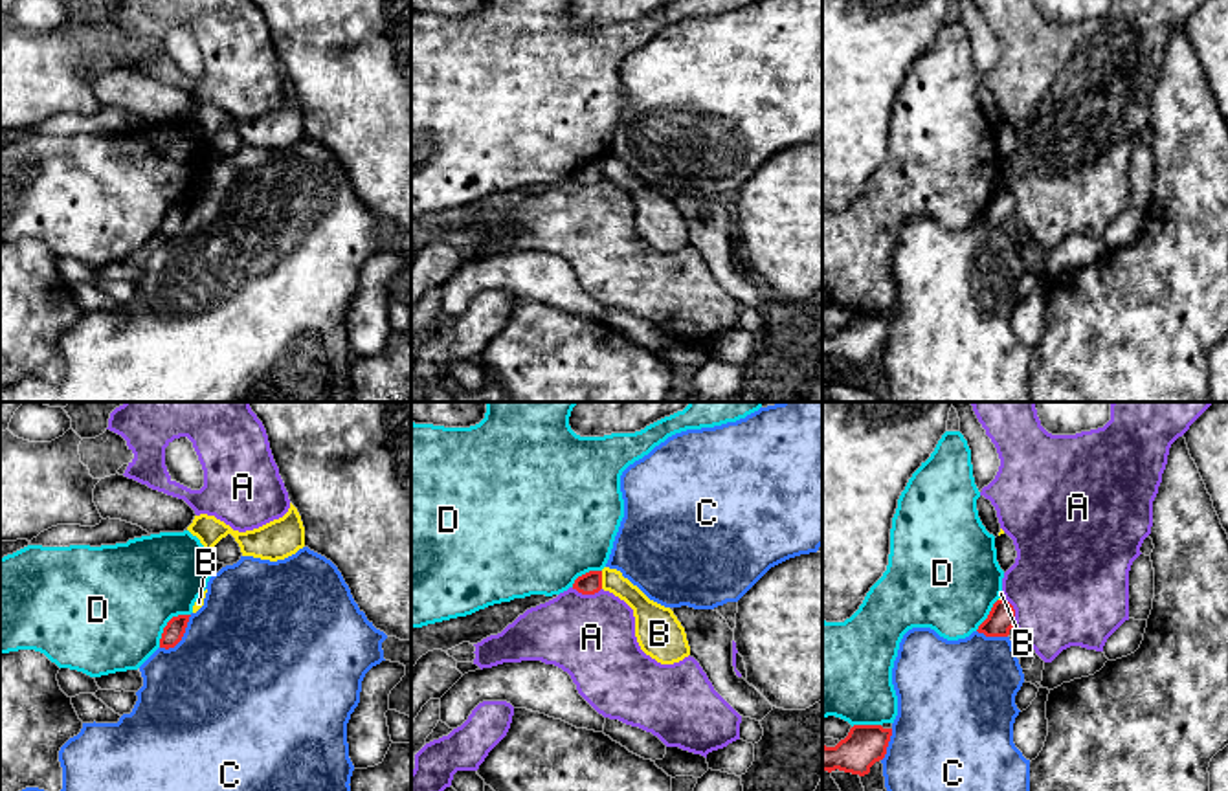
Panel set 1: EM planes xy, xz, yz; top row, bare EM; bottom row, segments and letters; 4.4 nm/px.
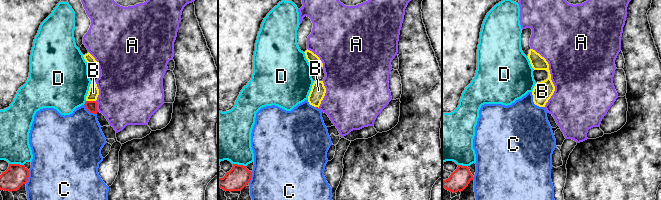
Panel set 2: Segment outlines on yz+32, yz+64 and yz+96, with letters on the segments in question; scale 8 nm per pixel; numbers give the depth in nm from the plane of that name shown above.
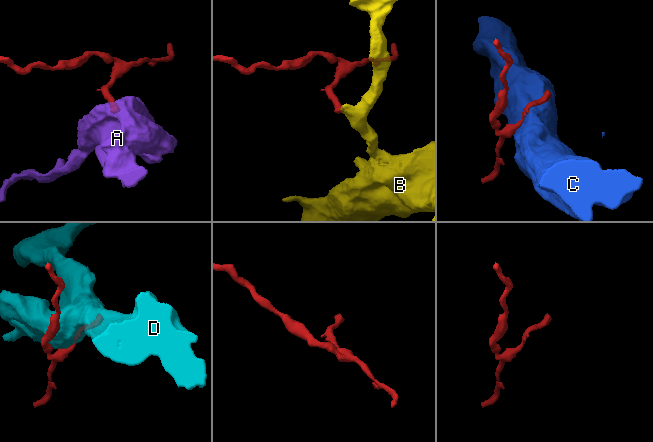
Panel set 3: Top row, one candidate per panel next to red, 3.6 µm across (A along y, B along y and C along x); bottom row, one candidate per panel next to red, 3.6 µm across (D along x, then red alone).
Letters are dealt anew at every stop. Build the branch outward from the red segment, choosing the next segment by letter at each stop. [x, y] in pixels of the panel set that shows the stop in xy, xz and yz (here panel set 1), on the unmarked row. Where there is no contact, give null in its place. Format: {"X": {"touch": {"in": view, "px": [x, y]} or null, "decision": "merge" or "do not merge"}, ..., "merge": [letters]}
{"A": {"touch": {"in": "xz", "px": [586, 182]}, "decision": "do not merge"}, "B": {"touch": {"in": "xz", "px": [601, 169]}, "decision": "do not merge"}, "C": {"touch": {"in": "xy", "px": [182, 224]}, "decision": "do not merge"}, "D": {"touch": {"in": "xy", "px": [167, 213]}, "decision": "do not merge"}, "merge": []}

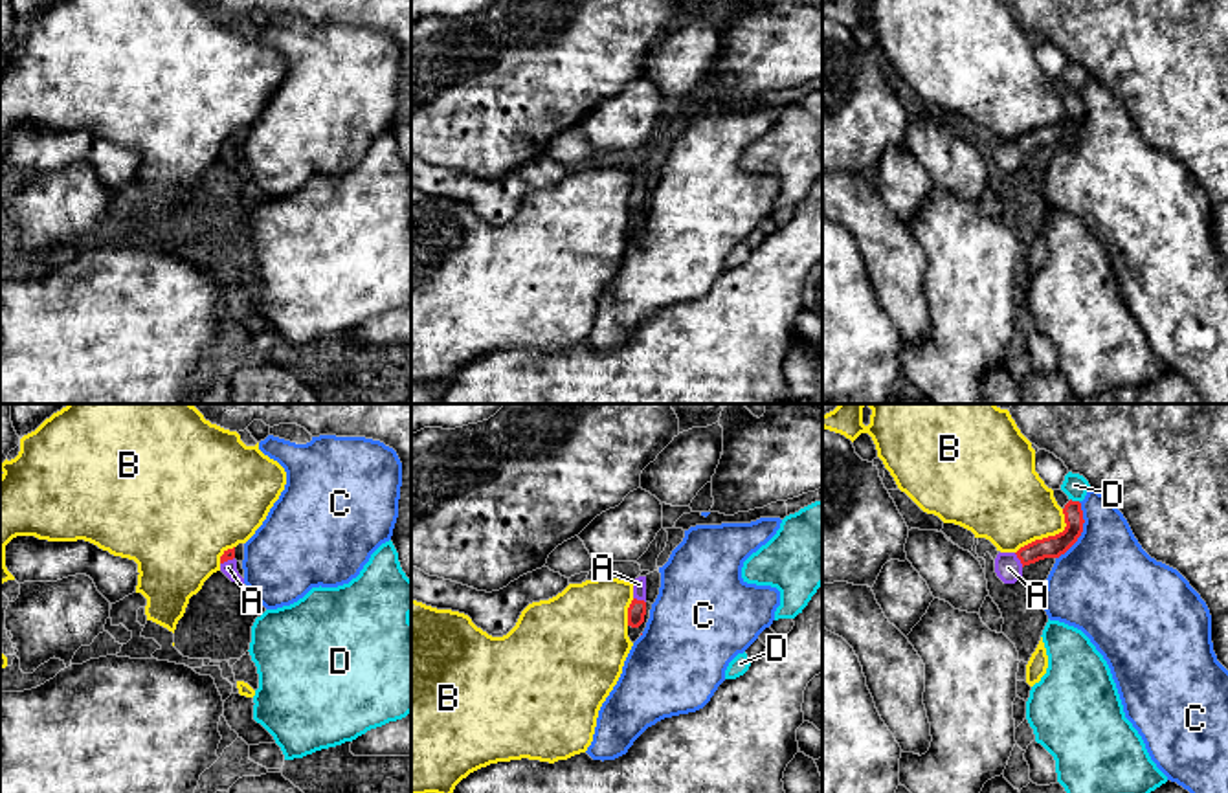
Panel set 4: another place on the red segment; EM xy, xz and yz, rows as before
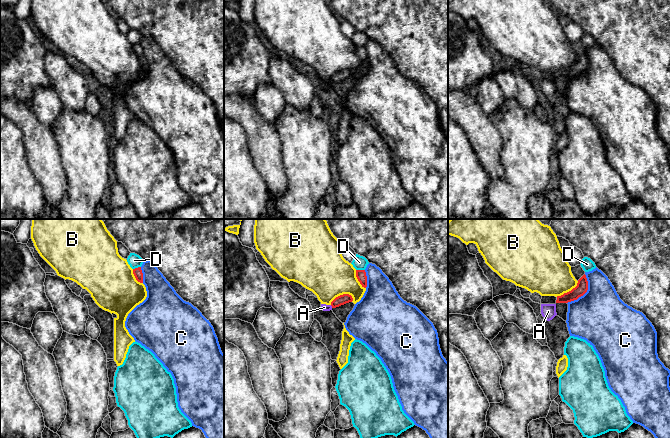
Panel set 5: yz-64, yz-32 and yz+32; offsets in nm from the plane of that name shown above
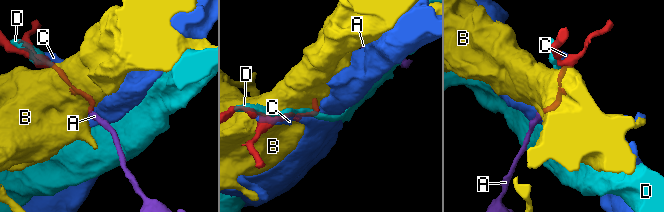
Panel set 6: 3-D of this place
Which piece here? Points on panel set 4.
{"A": {"touch": {"in": "yz", "px": [1019, 147]}, "decision": "merge"}, "B": {"touch": {"in": "yz", "px": [1049, 125]}, "decision": "do not merge"}, "C": {"touch": {"in": "yz", "px": [1082, 120]}, "decision": "do not merge"}, "D": {"touch": {"in": "yz", "px": [1074, 90]}, "decision": "do not merge"}, "merge": ["A"]}

